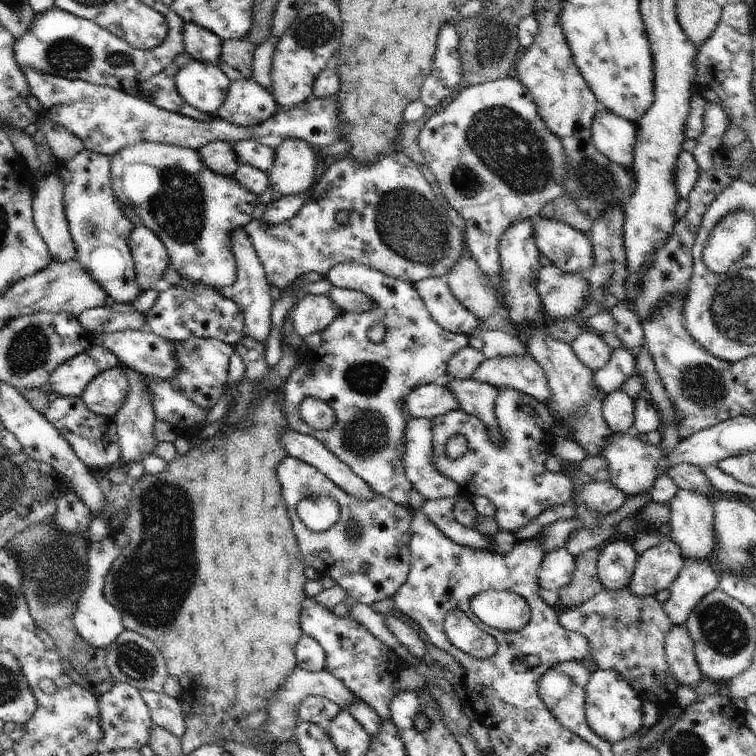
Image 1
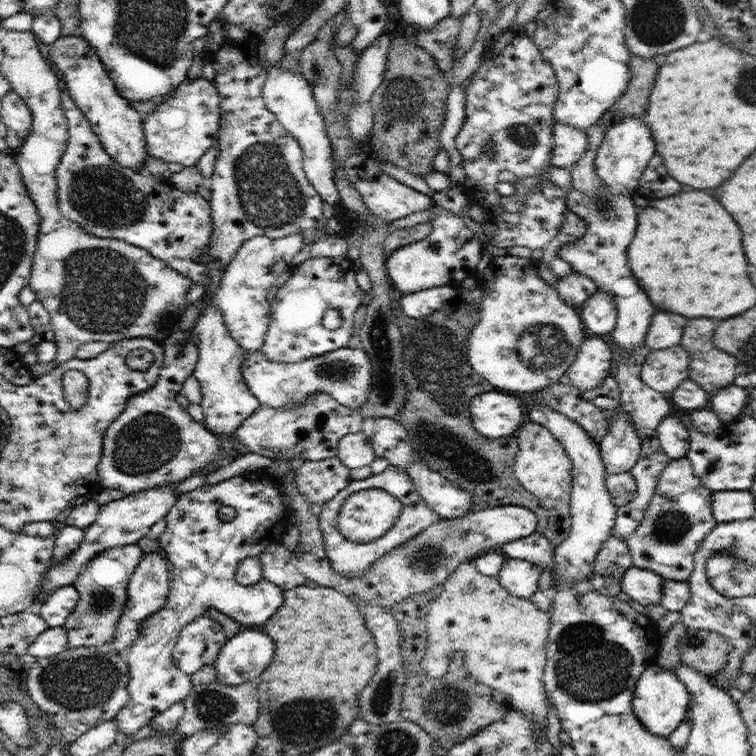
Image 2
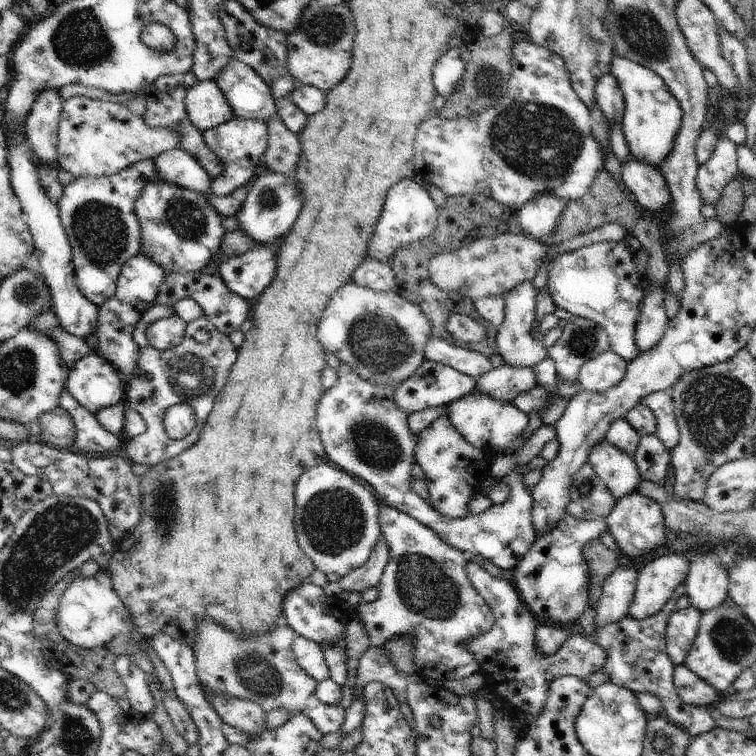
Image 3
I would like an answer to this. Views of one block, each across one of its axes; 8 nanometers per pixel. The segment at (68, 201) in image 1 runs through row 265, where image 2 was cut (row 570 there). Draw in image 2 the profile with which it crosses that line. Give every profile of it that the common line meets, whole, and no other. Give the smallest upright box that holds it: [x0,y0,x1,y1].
[64,543,144,649]

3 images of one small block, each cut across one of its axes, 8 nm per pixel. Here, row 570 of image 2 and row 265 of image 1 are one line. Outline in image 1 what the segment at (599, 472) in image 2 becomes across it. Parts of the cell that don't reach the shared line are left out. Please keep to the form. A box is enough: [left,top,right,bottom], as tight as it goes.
[532,217,593,273]

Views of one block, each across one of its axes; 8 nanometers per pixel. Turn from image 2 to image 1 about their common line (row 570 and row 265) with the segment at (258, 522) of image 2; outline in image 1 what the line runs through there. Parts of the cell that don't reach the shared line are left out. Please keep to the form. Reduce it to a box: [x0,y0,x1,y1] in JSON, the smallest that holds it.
[111,140,259,292]

